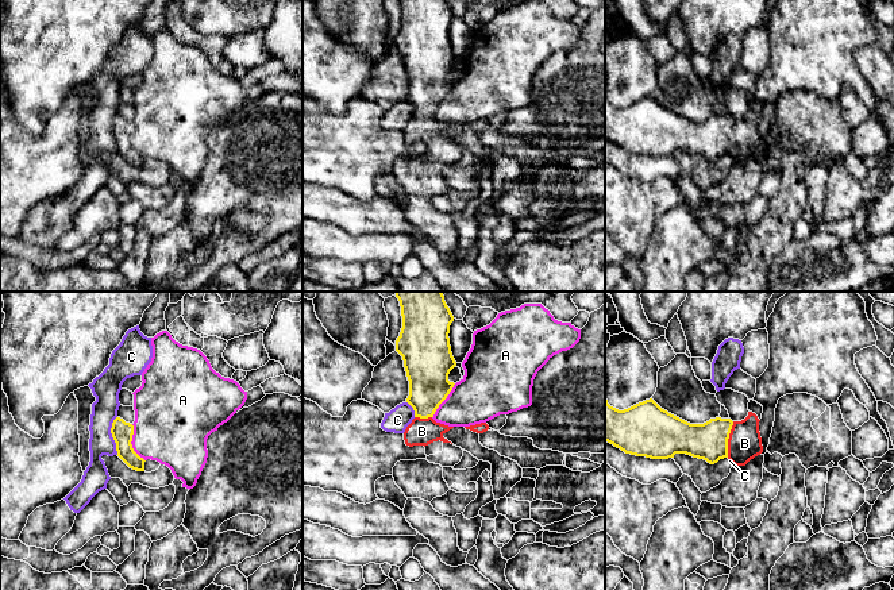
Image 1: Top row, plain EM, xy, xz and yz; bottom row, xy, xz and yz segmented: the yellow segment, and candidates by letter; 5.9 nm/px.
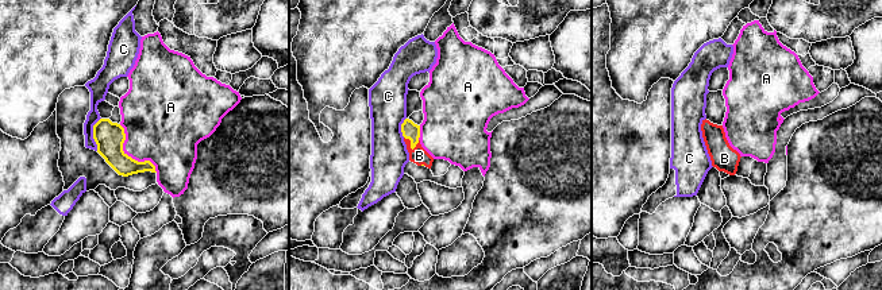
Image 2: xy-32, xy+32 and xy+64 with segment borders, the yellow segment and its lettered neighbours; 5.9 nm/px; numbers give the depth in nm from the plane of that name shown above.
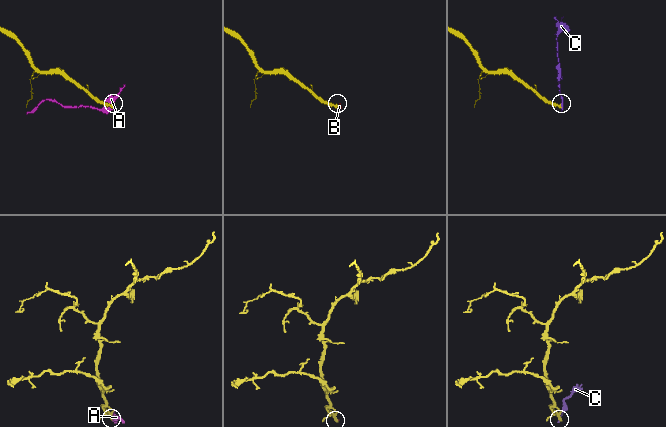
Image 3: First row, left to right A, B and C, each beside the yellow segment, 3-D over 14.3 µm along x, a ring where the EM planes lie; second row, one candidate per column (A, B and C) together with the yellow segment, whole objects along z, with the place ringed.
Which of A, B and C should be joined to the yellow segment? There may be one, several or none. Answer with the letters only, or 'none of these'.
B

